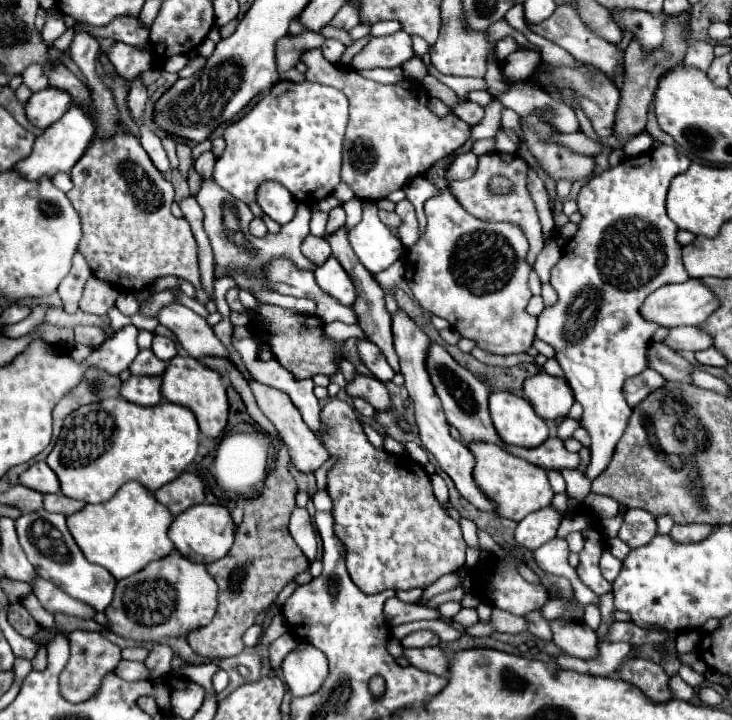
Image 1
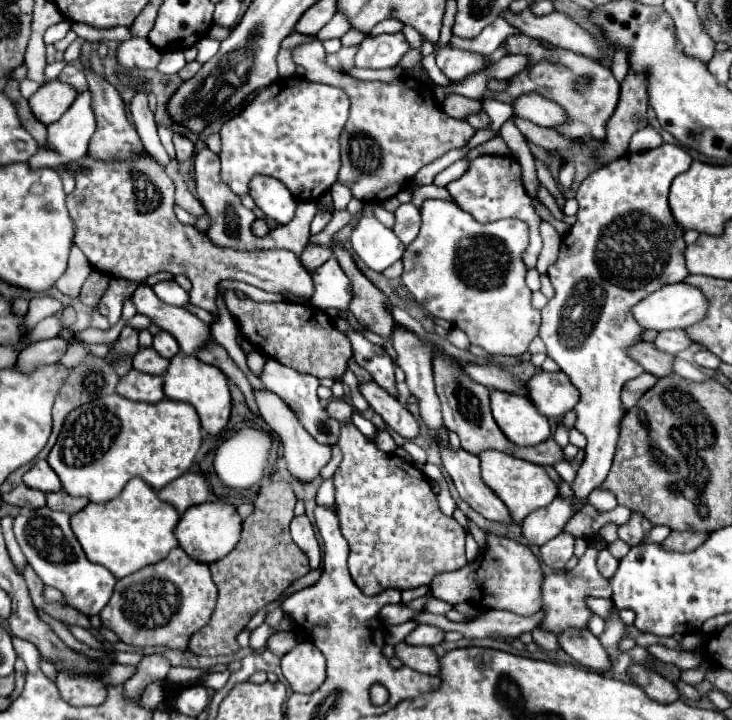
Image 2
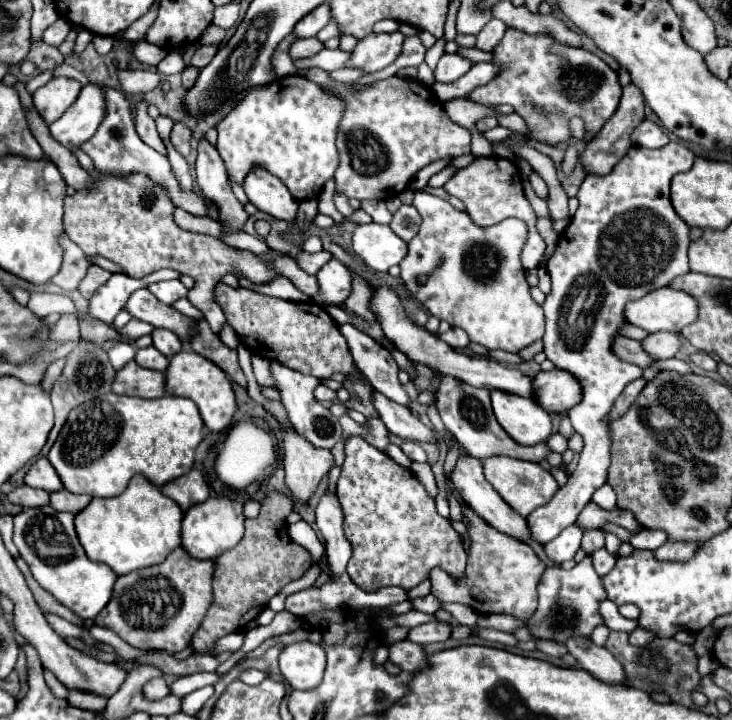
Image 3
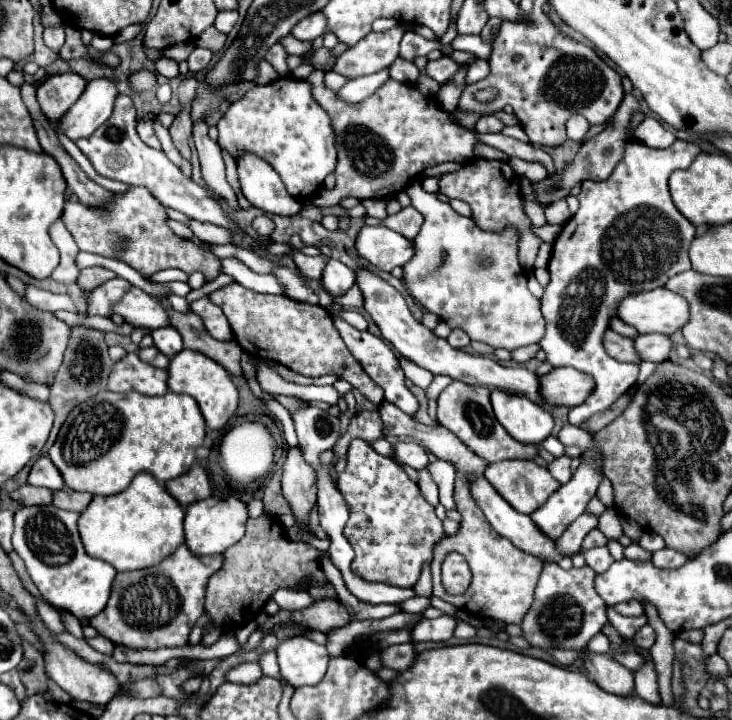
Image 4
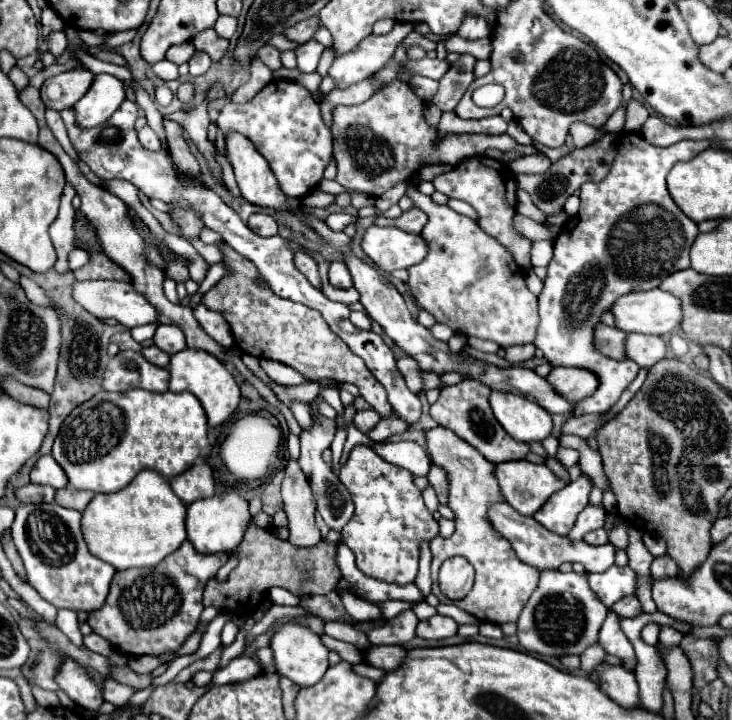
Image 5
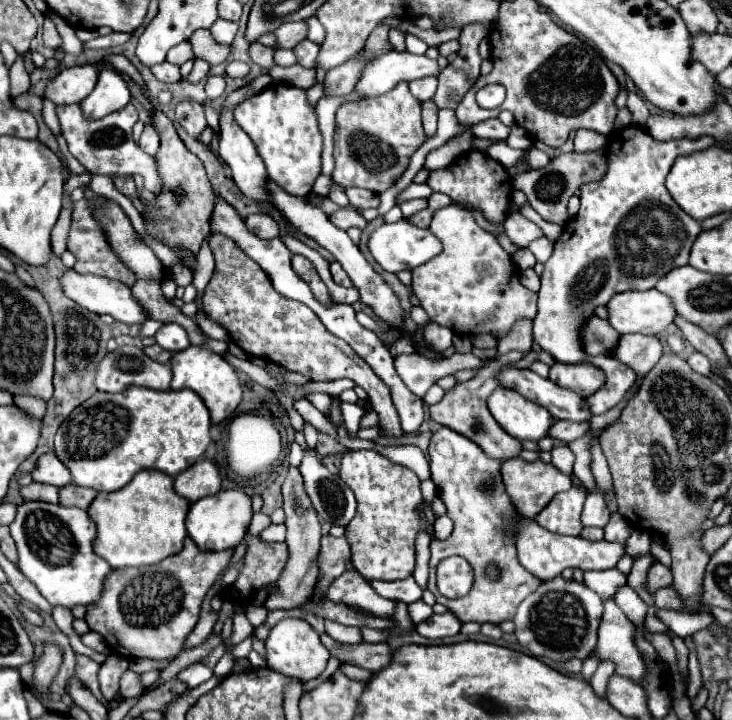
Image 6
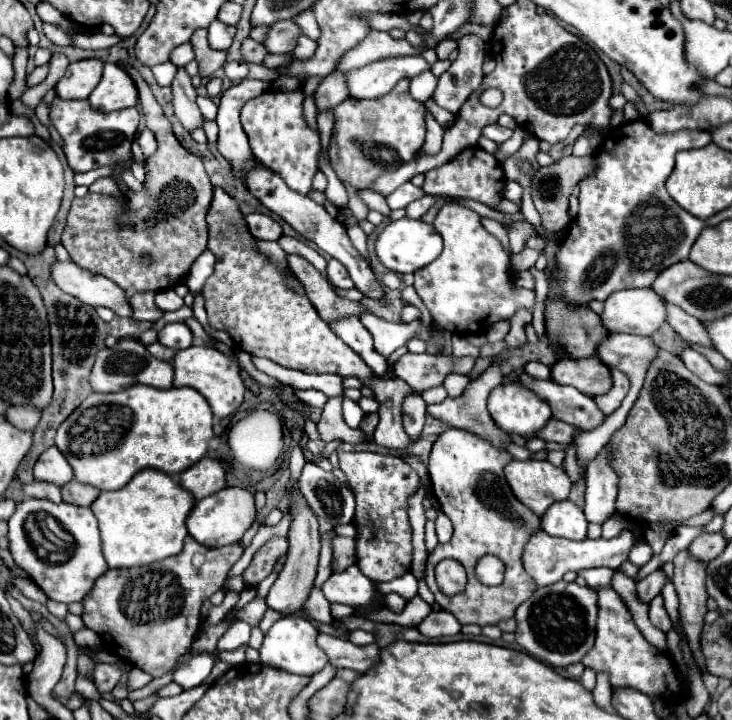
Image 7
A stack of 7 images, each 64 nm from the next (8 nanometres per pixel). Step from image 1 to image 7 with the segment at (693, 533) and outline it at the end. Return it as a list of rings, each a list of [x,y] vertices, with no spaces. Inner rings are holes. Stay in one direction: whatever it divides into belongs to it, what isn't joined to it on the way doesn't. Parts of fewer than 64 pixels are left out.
[[[654,570],[652,574],[648,574],[644,580],[640,580],[636,584],[636,592],[638,592],[638,598],[642,602],[650,602],[654,596],[660,594],[660,590],[664,588],[664,584],[668,582],[668,576],[664,570]]]

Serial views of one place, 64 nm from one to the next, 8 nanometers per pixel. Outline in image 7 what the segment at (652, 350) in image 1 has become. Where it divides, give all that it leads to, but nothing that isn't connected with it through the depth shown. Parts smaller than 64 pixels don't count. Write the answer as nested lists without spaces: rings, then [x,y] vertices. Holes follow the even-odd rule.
[[[558,298],[548,304],[548,336],[562,344],[570,358],[596,356],[600,340],[608,334],[602,320],[590,308],[570,308]]]

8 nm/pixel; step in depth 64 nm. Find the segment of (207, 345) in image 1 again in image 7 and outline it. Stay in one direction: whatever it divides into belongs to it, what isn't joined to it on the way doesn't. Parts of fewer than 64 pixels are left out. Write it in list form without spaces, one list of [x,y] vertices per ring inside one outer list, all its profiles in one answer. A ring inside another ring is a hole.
[[[60,262],[52,266],[52,278],[60,286],[60,290],[76,296],[90,308],[110,308],[116,316],[132,318],[132,306],[126,298],[124,290],[112,280],[82,270],[74,262]]]

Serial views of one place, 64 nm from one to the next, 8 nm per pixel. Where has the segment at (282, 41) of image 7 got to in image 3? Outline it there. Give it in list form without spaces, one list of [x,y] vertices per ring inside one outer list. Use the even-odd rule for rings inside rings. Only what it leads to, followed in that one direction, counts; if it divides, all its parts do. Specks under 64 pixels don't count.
[[[328,2],[320,4],[320,8],[316,8],[316,12],[308,12],[308,16],[304,16],[304,20],[300,20],[294,28],[298,38],[312,38],[316,36],[326,24],[330,22],[330,14],[328,14]]]

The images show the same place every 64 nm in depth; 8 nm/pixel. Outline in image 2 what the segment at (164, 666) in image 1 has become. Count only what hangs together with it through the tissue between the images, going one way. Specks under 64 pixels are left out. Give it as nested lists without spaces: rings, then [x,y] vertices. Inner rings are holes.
[[[150,654],[150,656],[144,656],[142,662],[136,666],[136,674],[124,684],[126,688],[126,696],[128,698],[140,698],[142,690],[156,682],[156,680],[166,680],[168,676],[168,670],[170,670],[170,662],[168,658],[164,658],[162,654]]]

